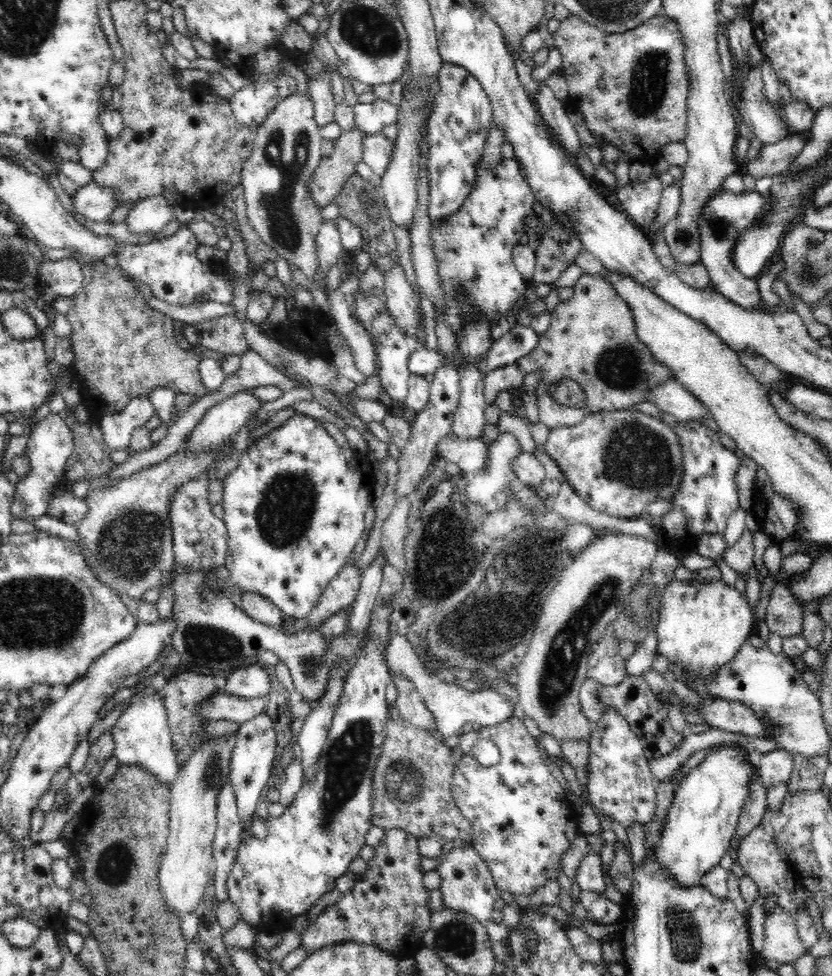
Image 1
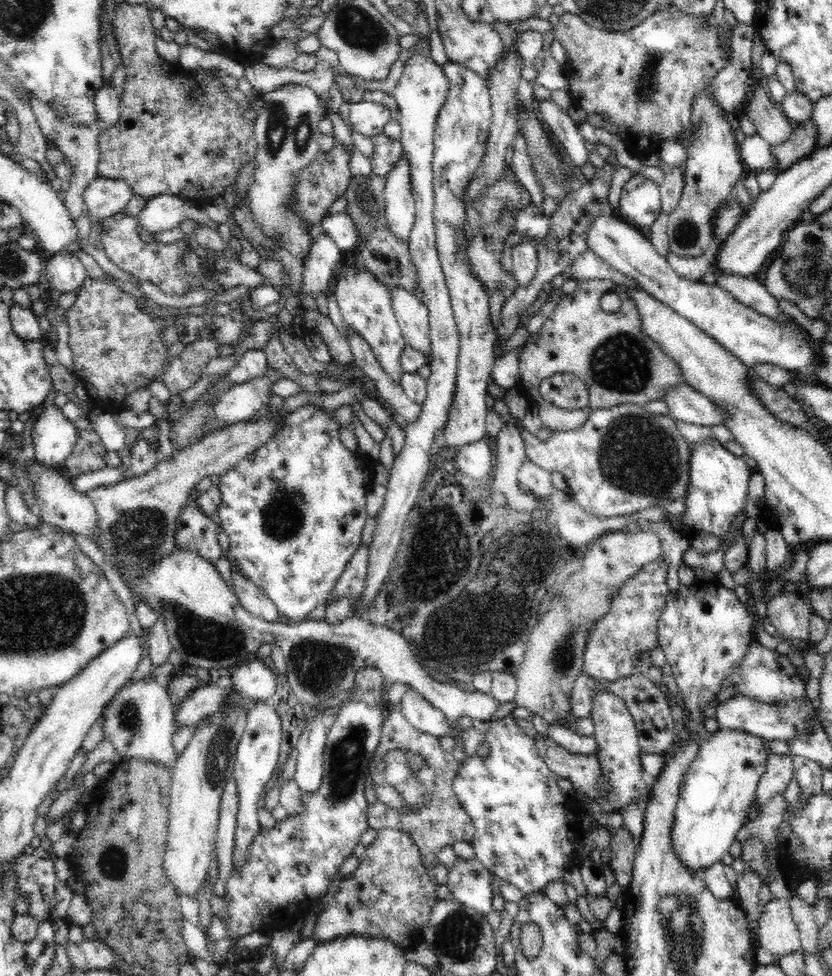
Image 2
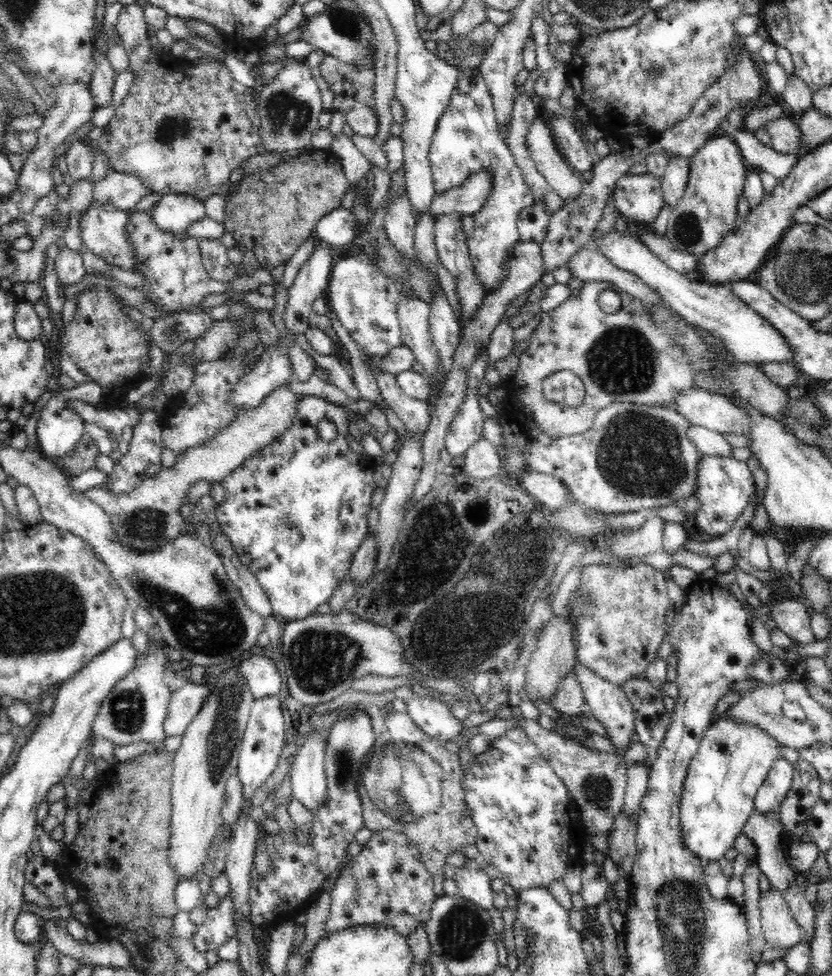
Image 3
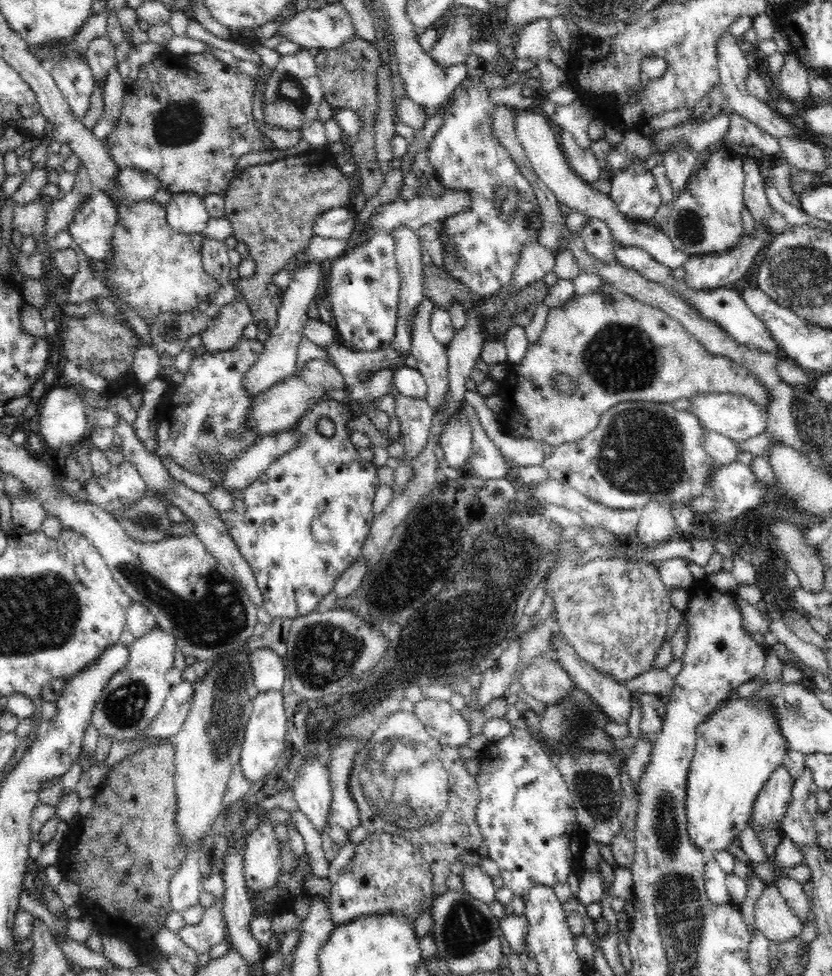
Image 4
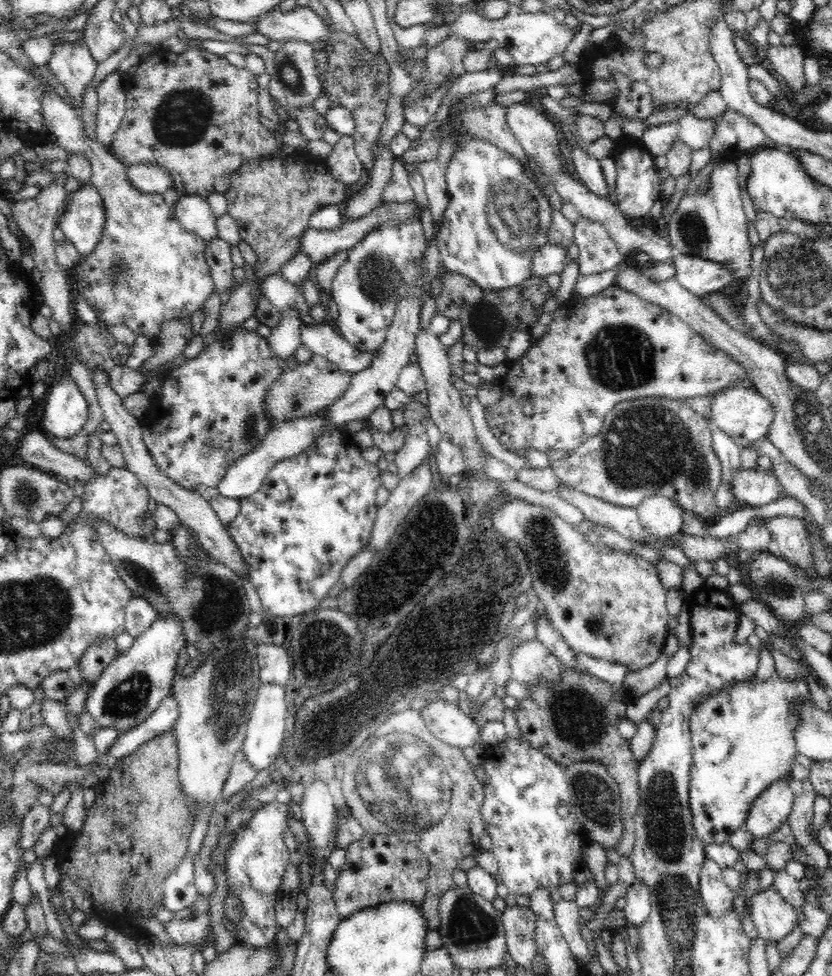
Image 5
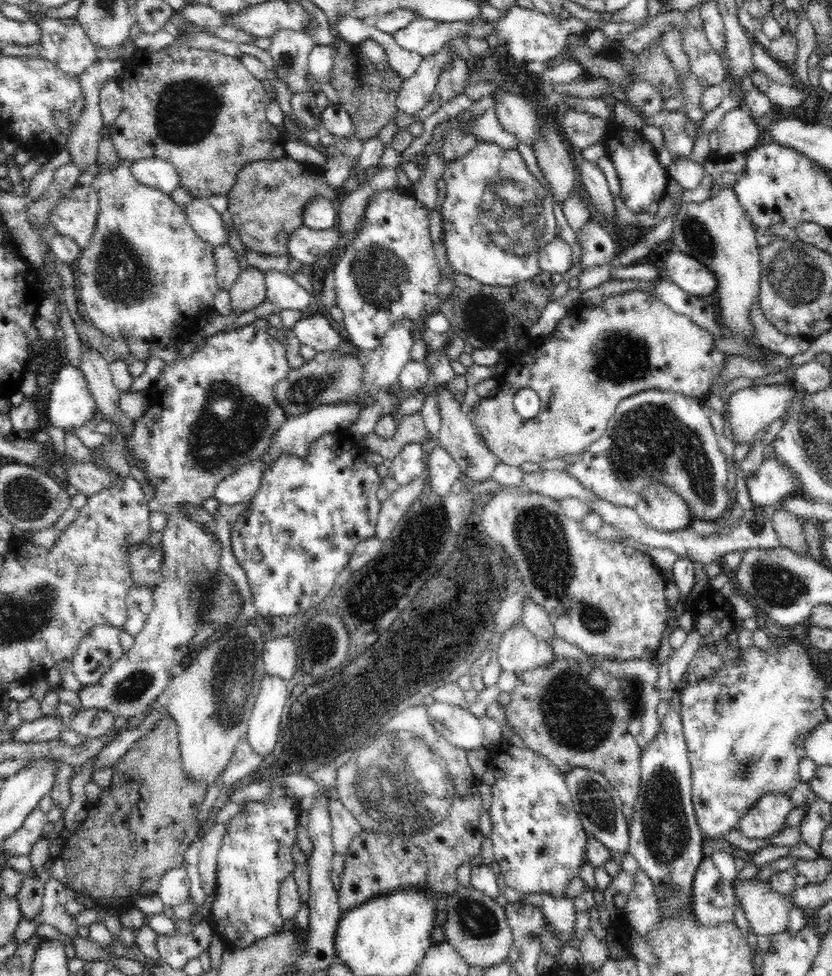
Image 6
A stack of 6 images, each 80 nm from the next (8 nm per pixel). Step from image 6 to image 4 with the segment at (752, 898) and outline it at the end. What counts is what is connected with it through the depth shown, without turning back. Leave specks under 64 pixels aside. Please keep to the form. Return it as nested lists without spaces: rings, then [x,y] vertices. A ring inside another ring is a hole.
[[[774,885],[763,886],[754,906],[756,927],[770,942],[786,942],[801,936],[803,922]]]

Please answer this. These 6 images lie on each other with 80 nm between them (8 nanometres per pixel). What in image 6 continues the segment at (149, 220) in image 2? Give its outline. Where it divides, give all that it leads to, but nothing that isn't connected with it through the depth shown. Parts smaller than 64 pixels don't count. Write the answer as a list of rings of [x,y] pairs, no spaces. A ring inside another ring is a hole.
[[[192,199],[184,207],[190,227],[198,233],[198,237],[214,246],[228,244],[228,227],[222,215],[212,208],[207,199]]]

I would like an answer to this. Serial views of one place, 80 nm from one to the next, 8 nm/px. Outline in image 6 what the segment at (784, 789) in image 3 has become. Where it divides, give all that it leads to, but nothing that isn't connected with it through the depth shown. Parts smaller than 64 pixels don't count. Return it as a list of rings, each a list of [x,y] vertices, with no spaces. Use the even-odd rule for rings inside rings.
[[[784,793],[762,796],[740,818],[736,829],[749,839],[771,839],[785,827],[787,816],[793,809],[790,797]]]

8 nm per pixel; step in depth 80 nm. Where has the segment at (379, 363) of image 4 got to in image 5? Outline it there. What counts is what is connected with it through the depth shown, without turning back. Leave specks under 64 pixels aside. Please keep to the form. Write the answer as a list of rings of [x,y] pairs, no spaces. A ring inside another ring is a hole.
[[[318,314],[318,328],[300,326],[300,341],[314,355],[324,356],[336,364],[343,372],[355,377],[370,366],[378,352],[361,352],[349,344],[338,332],[336,327]]]

